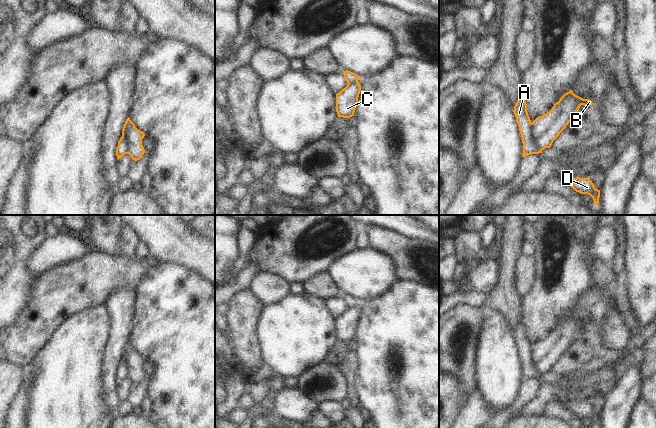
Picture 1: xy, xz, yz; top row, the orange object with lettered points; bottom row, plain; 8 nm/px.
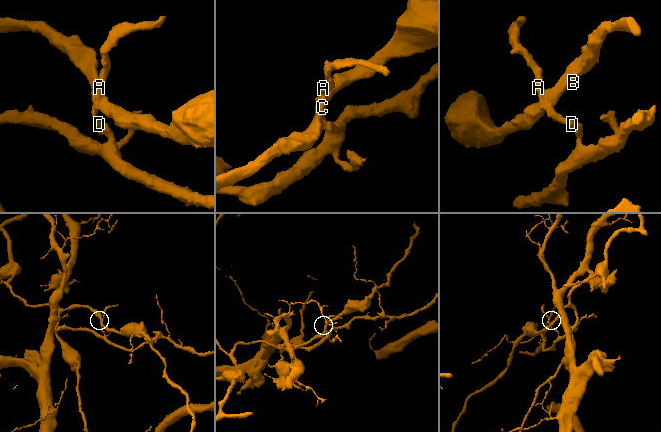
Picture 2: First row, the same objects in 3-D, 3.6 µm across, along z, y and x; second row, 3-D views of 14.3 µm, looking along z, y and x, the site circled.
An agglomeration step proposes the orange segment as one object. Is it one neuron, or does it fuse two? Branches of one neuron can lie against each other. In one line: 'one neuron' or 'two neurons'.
two neurons

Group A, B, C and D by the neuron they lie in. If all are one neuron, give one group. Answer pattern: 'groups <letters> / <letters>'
groups A D / B C

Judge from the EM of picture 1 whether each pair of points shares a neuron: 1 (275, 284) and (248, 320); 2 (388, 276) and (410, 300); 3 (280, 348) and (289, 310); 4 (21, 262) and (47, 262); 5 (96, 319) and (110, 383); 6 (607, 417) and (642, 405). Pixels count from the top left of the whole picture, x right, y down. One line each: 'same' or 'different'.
1: different
2: different
3: same
4: different
5: different
6: different

